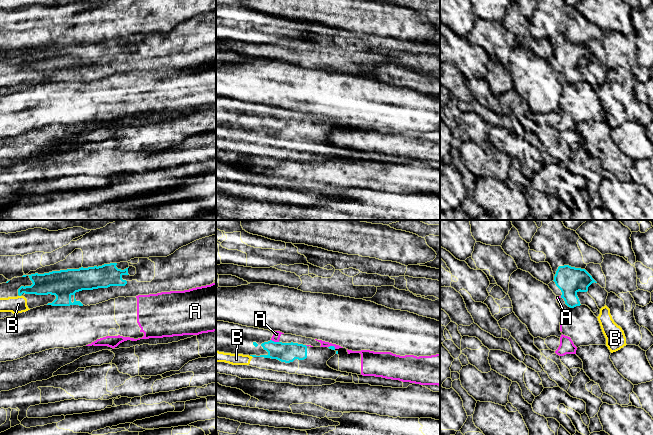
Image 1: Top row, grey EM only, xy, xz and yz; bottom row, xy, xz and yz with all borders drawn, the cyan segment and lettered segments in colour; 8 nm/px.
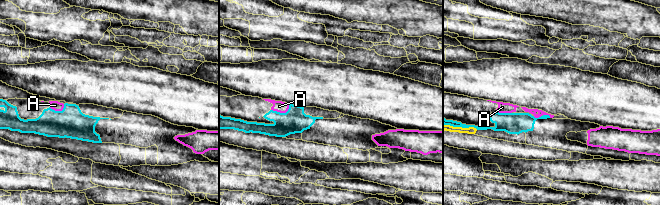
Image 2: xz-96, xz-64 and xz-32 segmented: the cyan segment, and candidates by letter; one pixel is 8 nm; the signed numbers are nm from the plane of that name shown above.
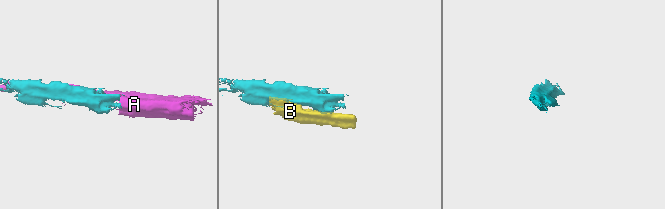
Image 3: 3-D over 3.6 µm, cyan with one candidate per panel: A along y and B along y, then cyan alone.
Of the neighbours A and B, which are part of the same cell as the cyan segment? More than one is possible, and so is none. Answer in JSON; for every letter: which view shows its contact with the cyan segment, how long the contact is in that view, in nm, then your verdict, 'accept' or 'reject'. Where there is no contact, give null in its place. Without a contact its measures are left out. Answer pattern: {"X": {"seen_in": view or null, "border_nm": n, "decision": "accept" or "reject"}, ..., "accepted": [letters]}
{"A": {"seen_in": "xz", "border_nm": 70, "decision": "reject"}, "B": {"seen_in": "xz", "border_nm": 30, "decision": "reject"}, "accepted": []}

